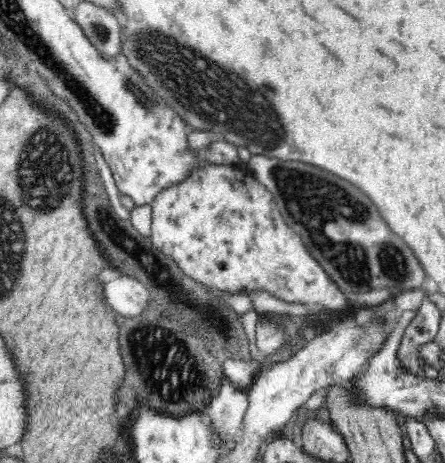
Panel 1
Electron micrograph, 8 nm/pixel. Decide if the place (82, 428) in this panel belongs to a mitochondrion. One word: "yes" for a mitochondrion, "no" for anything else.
no

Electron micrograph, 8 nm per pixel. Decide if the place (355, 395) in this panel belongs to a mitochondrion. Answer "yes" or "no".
no

